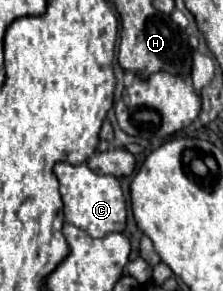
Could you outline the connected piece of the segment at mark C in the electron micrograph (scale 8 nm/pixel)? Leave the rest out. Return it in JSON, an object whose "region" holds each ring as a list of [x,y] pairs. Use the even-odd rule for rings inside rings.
{"region":[[[58,163],[54,173],[60,181],[60,195],[64,201],[64,217],[68,223],[80,227],[92,237],[106,237],[110,233],[120,233],[126,227],[126,197],[122,193],[120,181],[114,175],[96,175],[86,163],[70,165]]]}

